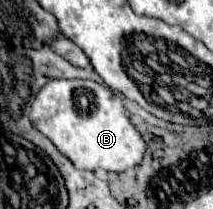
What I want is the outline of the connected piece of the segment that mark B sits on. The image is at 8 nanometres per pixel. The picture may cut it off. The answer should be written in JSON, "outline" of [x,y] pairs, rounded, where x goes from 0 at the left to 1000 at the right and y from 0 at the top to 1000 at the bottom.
{"outline":[[[235,378],[169,455],[141,579],[291,742],[404,818],[592,818],[667,780],[685,675],[592,550],[573,474],[498,407],[404,378]]]}

